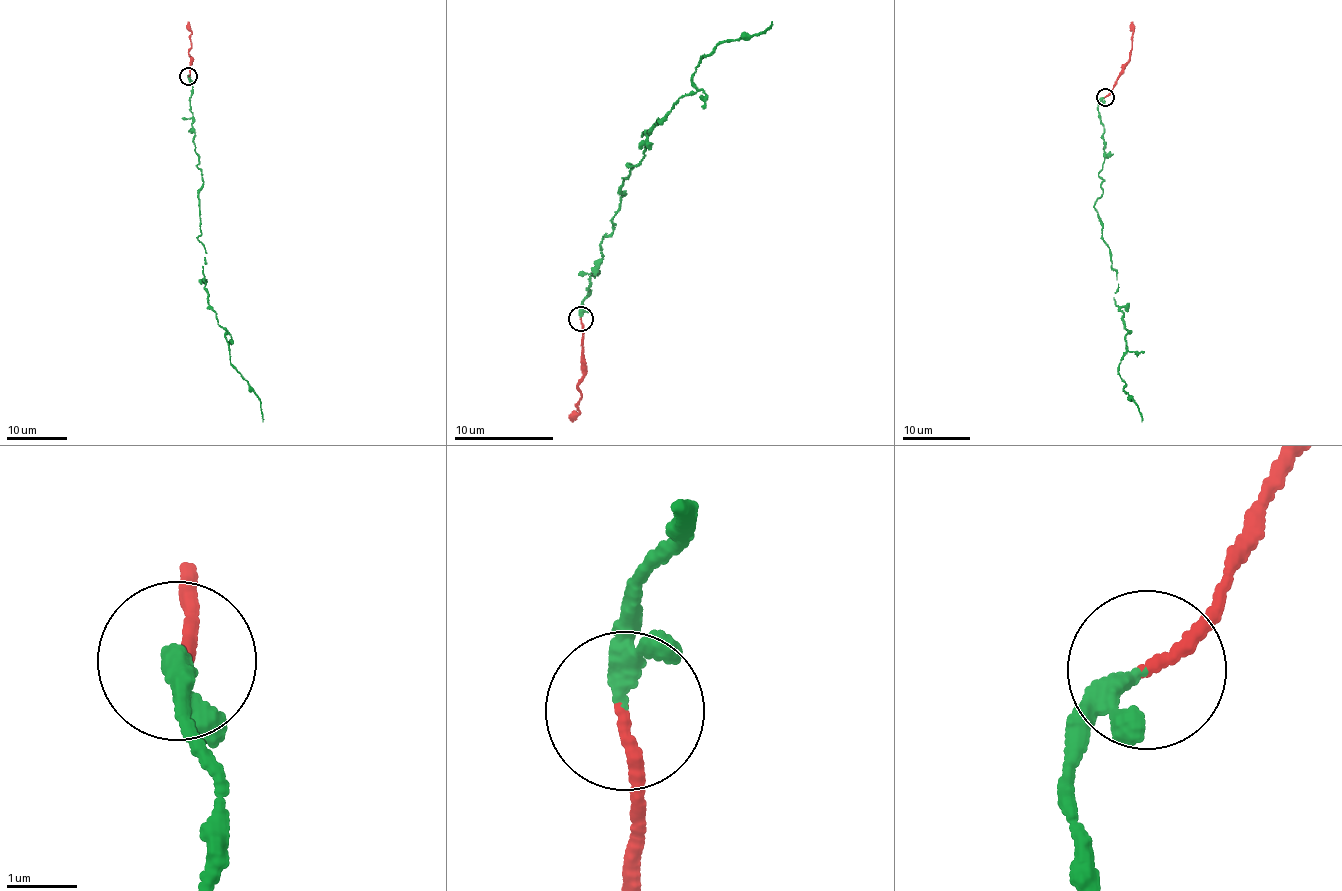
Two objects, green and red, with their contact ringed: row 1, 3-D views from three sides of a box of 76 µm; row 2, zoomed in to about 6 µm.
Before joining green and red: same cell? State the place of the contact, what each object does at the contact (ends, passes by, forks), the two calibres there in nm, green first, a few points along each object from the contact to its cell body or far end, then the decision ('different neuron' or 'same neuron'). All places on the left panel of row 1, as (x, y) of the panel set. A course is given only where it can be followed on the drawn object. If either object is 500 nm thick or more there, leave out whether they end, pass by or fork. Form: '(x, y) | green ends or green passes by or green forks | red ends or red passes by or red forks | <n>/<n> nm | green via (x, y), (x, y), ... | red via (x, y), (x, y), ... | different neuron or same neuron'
(188, 76) | green passes by | red ends | 200/150 nm | green via (189, 75), (202, 171), (197, 238), (206, 254), (204, 290), (226, 332), (233, 367), (260, 402), (263, 421) | red via (189, 75), (191, 28), (188, 21) | same neuron

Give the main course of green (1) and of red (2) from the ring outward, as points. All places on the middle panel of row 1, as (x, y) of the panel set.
1: (582, 319), (627, 164), (645, 155), (643, 135), (694, 92), (701, 56), (772, 22)
2: (582, 319), (581, 377), (577, 388), (581, 395), (577, 415), (571, 419)

